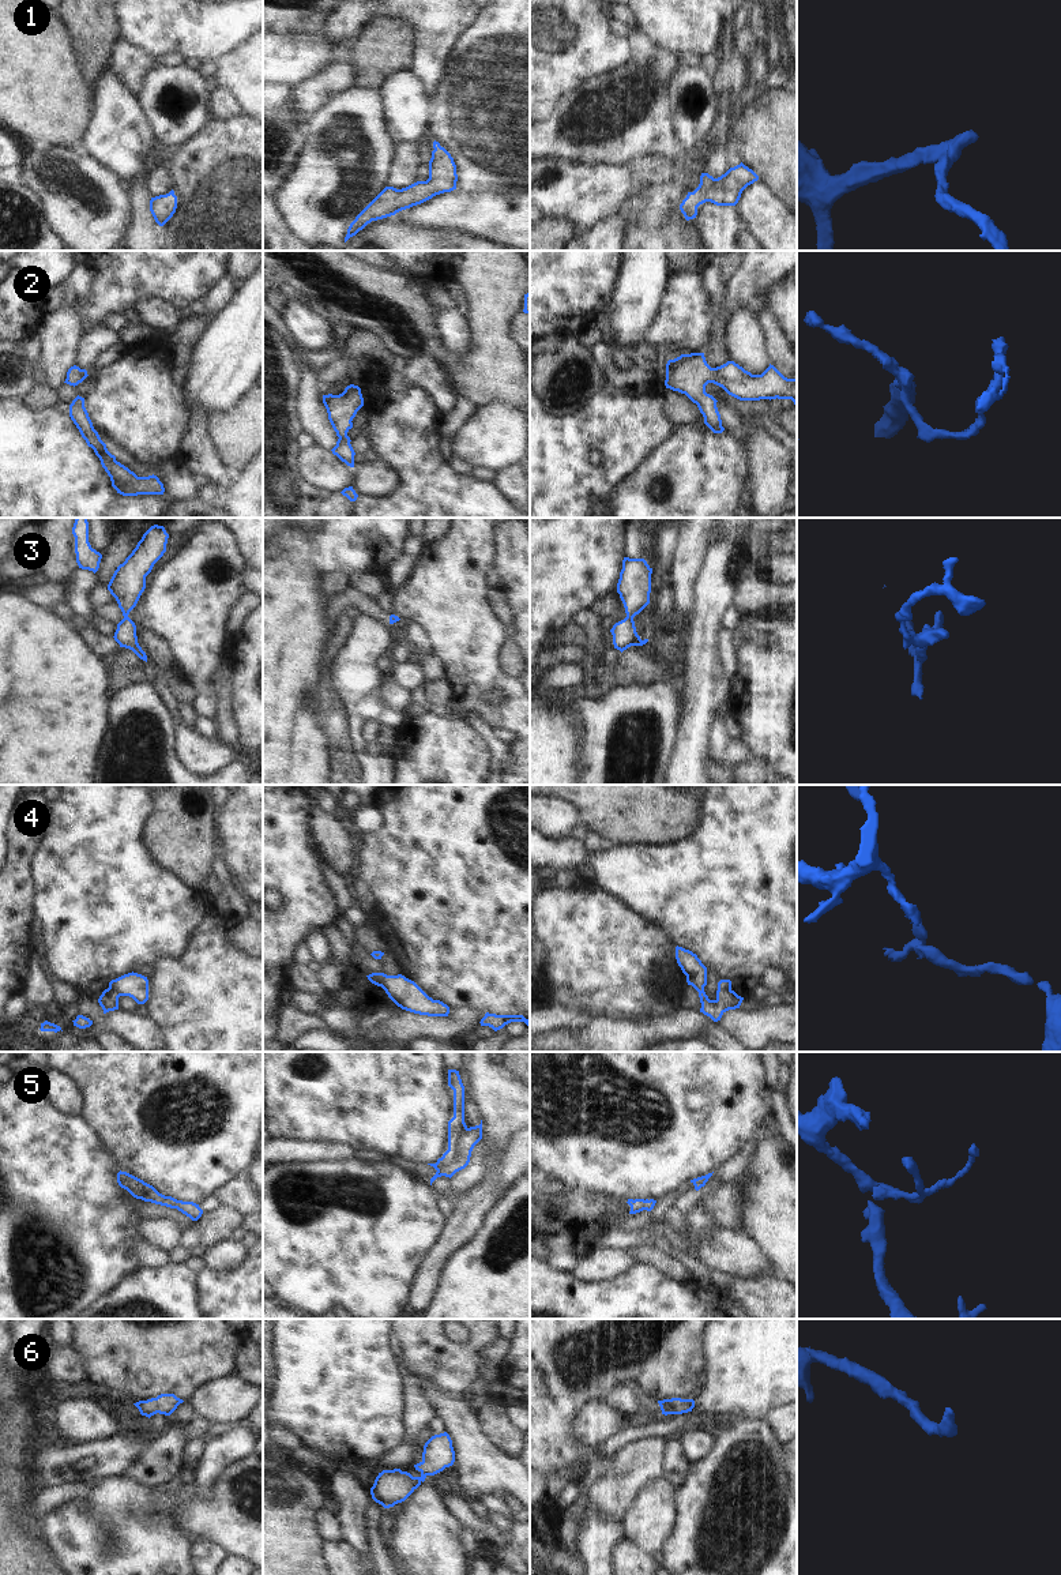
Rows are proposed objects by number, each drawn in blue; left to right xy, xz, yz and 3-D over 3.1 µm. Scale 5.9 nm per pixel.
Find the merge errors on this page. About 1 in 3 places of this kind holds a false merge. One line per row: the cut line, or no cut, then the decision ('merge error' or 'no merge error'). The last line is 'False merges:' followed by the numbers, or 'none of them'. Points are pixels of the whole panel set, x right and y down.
1: no cut; no merge error
2: no cut; no merge error
3: no cut; no merge error
4: cut in xz along (383, 973), (376, 977), (382, 985); merge error
5: no cut; no merge error
6: no cut; no merge error
False merges: 4

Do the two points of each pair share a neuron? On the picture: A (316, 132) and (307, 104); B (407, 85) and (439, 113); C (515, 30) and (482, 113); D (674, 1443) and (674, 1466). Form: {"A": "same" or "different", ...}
{"A": "different", "B": "different", "C": "same", "D": "same"}

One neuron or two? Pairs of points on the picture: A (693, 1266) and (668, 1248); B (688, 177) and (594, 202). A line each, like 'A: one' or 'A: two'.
A: one
B: one

